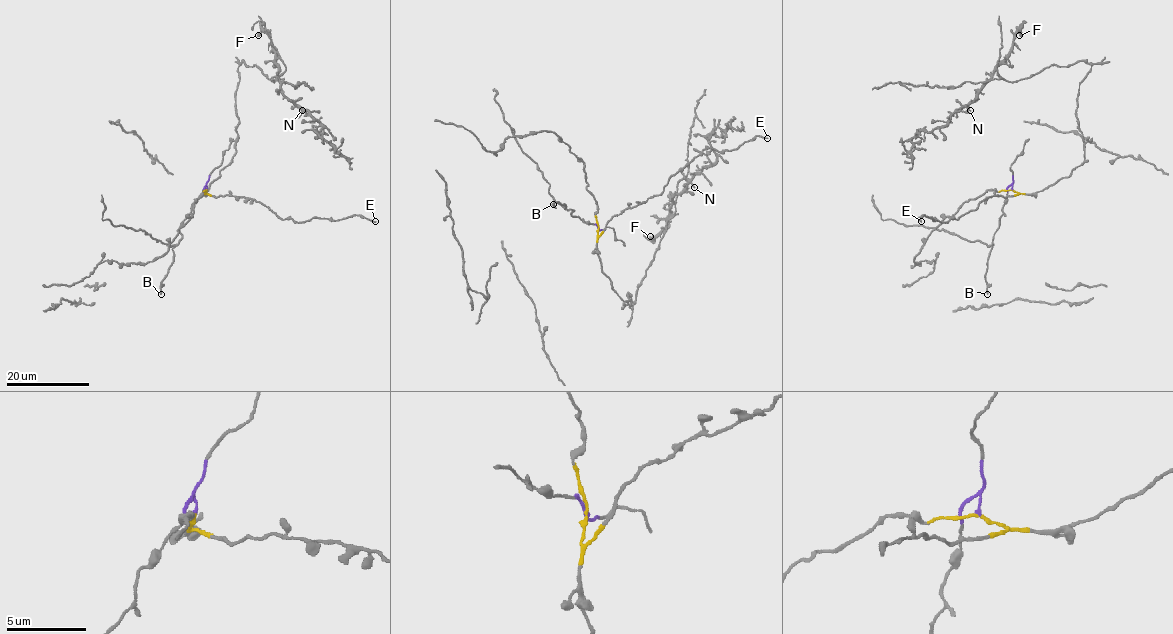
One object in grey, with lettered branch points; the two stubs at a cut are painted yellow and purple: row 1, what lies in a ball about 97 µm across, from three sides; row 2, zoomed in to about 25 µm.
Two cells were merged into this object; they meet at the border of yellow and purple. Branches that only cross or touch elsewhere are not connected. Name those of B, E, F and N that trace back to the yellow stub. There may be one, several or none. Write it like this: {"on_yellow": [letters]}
{"on_yellow": ["E", "F", "N"]}

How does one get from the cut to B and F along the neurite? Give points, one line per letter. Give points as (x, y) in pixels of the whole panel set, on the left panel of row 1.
B: (207, 189), (206, 185), (180, 228), (182, 239), (172, 248), (172, 264), (161, 283), (161, 294)
F: (207, 189), (236, 152), (238, 68), (243, 61), (272, 81), (283, 79), (270, 37), (257, 36)

